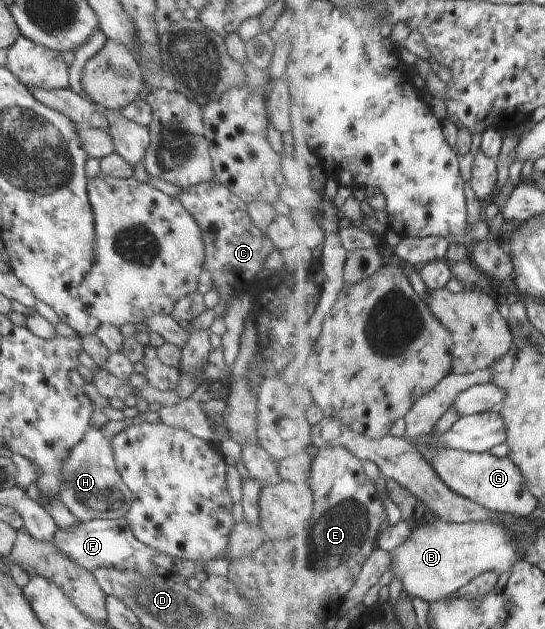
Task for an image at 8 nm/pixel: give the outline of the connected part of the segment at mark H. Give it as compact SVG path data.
M89 427L84 439L70 450L60 477L64 484L59 489L59 499L79 522L123 519L131 508L132 492L117 472L111 439L104 437L98 427Z

